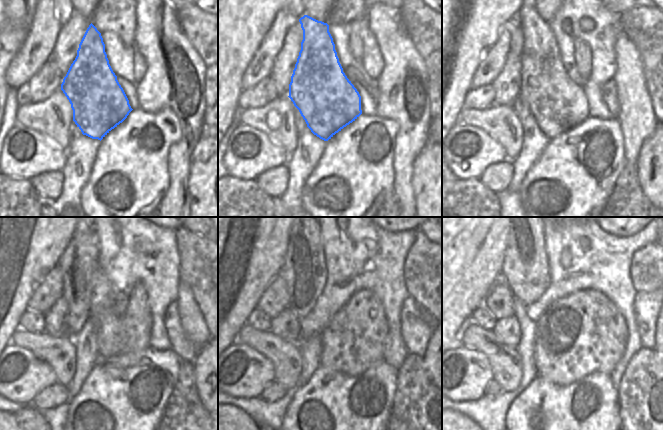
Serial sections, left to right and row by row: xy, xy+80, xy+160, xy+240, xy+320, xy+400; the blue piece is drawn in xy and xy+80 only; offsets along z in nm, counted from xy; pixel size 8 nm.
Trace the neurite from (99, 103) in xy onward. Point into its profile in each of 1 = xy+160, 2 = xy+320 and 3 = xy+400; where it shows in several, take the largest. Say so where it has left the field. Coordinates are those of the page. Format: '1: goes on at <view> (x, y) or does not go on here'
1: goes on at xy+160 (558, 104)
2: does not go on here
3: does not go on here

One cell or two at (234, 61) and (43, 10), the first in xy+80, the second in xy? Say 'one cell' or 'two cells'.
two cells

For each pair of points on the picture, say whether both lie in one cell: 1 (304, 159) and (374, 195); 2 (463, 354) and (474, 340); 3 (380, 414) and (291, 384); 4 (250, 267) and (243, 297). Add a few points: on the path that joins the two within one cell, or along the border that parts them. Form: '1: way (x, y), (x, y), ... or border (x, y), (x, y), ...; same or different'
1: border (326, 144), (317, 165), (304, 185); different
2: border (461, 344), (479, 350), (489, 360); different
3: border (300, 384), (291, 393); different
4: way (246, 274), (243, 290); same

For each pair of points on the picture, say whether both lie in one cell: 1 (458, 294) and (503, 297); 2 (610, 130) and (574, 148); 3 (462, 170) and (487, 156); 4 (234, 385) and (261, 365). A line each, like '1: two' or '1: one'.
1: two
2: one
3: one
4: one

